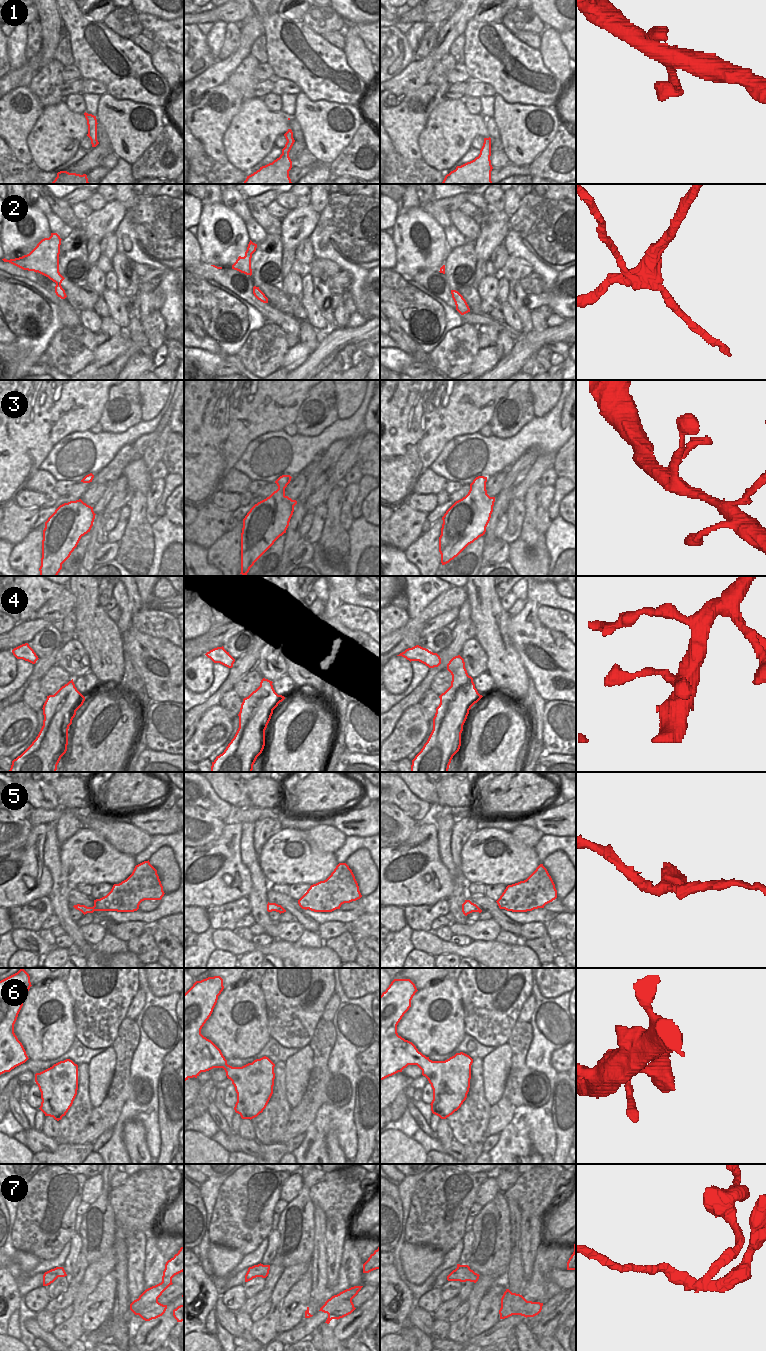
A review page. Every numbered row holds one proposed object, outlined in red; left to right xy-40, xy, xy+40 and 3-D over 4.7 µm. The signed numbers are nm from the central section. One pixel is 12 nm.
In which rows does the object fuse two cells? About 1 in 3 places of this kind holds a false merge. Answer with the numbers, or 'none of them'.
2, 7.

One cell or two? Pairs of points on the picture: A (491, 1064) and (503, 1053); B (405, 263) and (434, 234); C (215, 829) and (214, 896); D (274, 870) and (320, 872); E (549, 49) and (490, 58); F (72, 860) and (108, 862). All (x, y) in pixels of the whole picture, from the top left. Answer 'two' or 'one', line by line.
A: one
B: one
C: two
D: one
E: two
F: one

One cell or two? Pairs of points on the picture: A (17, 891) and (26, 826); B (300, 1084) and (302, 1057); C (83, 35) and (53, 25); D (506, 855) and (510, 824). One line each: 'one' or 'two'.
A: two
B: one
C: two
D: two

